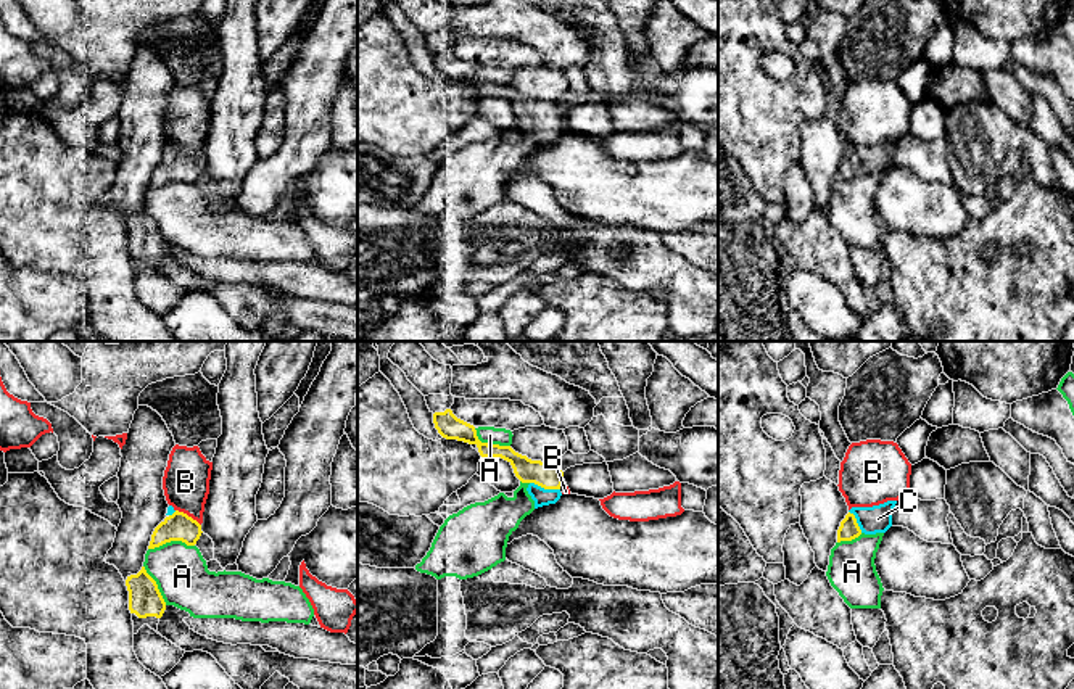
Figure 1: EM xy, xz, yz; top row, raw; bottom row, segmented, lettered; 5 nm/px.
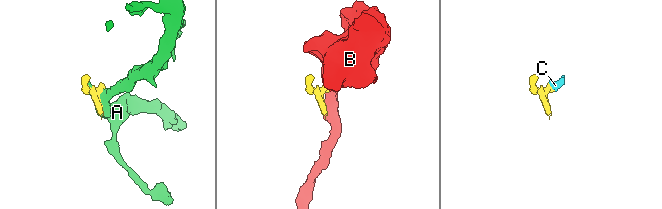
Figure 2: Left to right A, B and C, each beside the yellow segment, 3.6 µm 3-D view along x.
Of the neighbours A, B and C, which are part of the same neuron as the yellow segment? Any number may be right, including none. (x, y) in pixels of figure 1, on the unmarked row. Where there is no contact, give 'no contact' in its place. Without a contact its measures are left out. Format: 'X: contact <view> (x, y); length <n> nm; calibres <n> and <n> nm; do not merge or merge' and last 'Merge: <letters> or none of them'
A: contact xy (171, 179); length 240 nm; calibres 140 and 260 nm; do not merge
B: contact xy (187, 155); length 150 nm; calibres 140 and 240 nm; do not merge
C: contact xz (545, 127); length 160 nm; calibres 140 and 90 nm; merge
Merge: C

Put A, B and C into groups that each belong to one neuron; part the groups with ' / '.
A / B / C

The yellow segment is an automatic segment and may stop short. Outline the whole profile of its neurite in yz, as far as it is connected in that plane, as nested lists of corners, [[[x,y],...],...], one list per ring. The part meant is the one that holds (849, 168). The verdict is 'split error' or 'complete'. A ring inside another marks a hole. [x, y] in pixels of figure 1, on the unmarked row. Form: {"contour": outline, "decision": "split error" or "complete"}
{"contour": [[[897,140],[873,146],[852,146],[837,169],[837,182],[852,180],[861,172],[886,172],[892,166],[892,151]]], "decision": "split error"}

